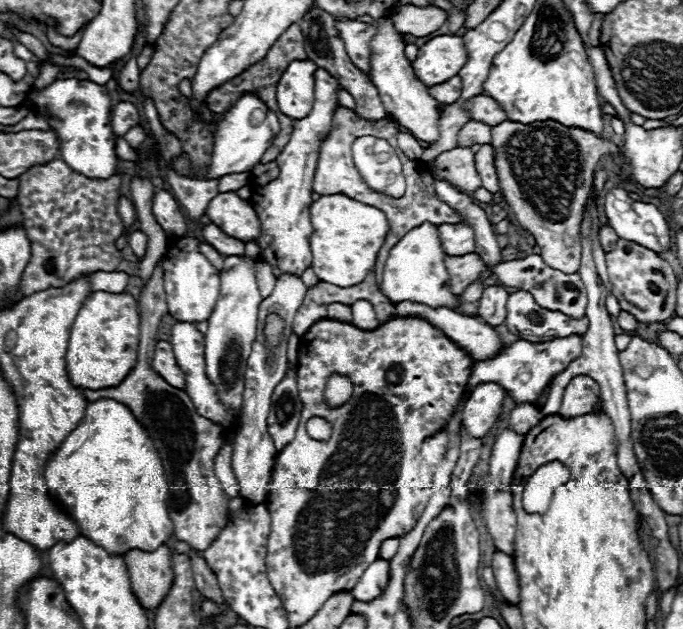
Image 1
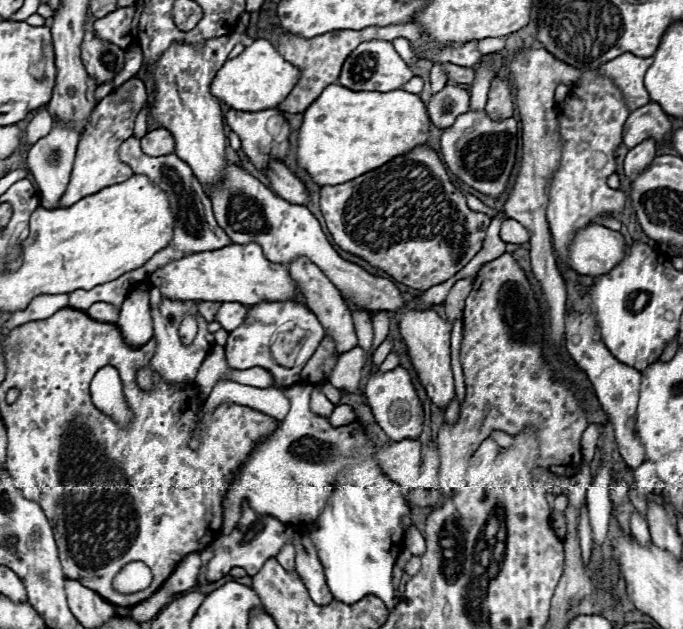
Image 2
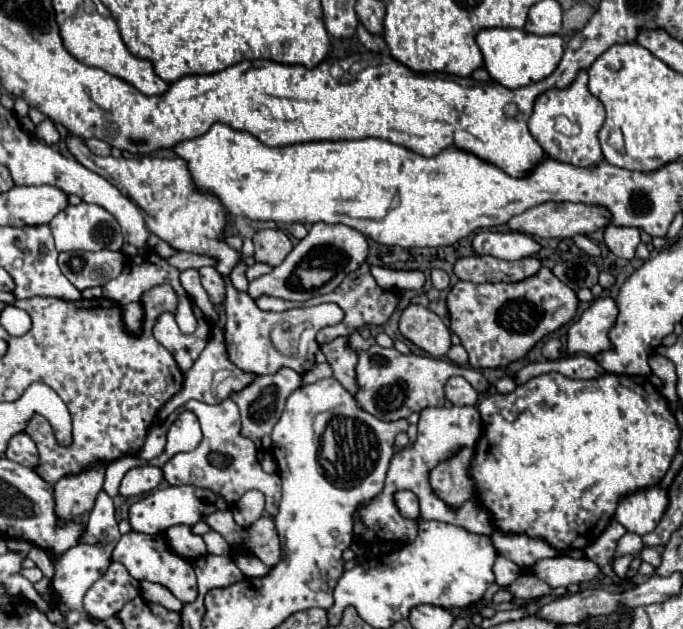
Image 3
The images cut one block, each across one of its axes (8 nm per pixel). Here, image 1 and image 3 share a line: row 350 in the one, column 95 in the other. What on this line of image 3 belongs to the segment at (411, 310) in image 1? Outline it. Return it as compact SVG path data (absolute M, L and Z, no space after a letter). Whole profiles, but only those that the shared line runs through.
M104 464L86 468L80 474L64 476L54 484L54 514L58 526L76 520L84 512L90 512L98 492L104 484Z

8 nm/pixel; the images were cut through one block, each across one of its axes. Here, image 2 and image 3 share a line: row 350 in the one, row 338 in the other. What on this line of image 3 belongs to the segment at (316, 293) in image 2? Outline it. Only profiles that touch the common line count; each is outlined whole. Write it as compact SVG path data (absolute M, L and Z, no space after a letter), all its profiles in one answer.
M340 336L328 344L322 346L322 352L328 360L328 364L334 370L334 378L350 392L356 394L358 382L356 382L356 362L358 354L348 346L348 338Z

